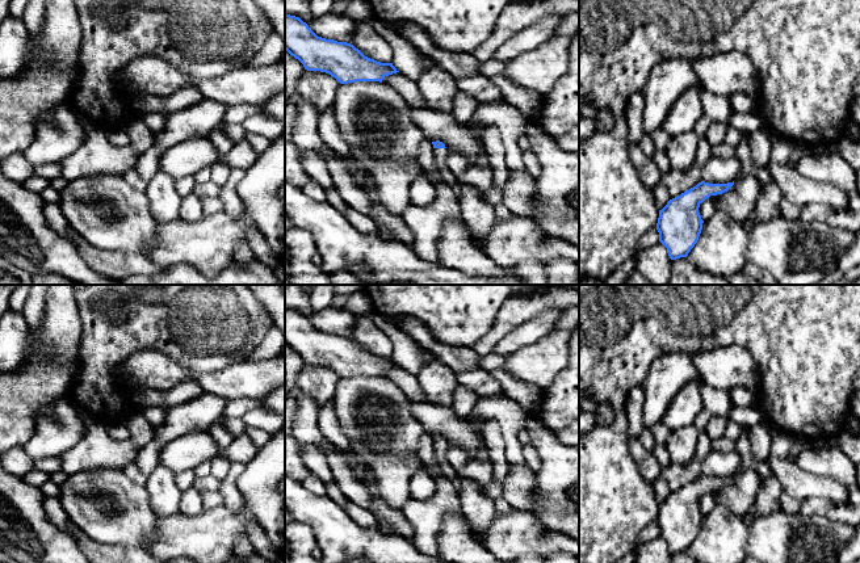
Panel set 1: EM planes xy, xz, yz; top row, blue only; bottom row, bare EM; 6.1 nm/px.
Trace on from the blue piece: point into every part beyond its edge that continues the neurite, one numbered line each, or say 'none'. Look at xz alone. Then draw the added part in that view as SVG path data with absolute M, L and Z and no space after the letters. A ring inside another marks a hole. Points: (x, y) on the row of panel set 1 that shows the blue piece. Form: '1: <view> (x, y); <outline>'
1: xz (440, 154); M433 148L433 152L435 152L436 164L439 167L439 172L441 173L442 178L449 182L454 181L454 177L446 164L449 150Z

